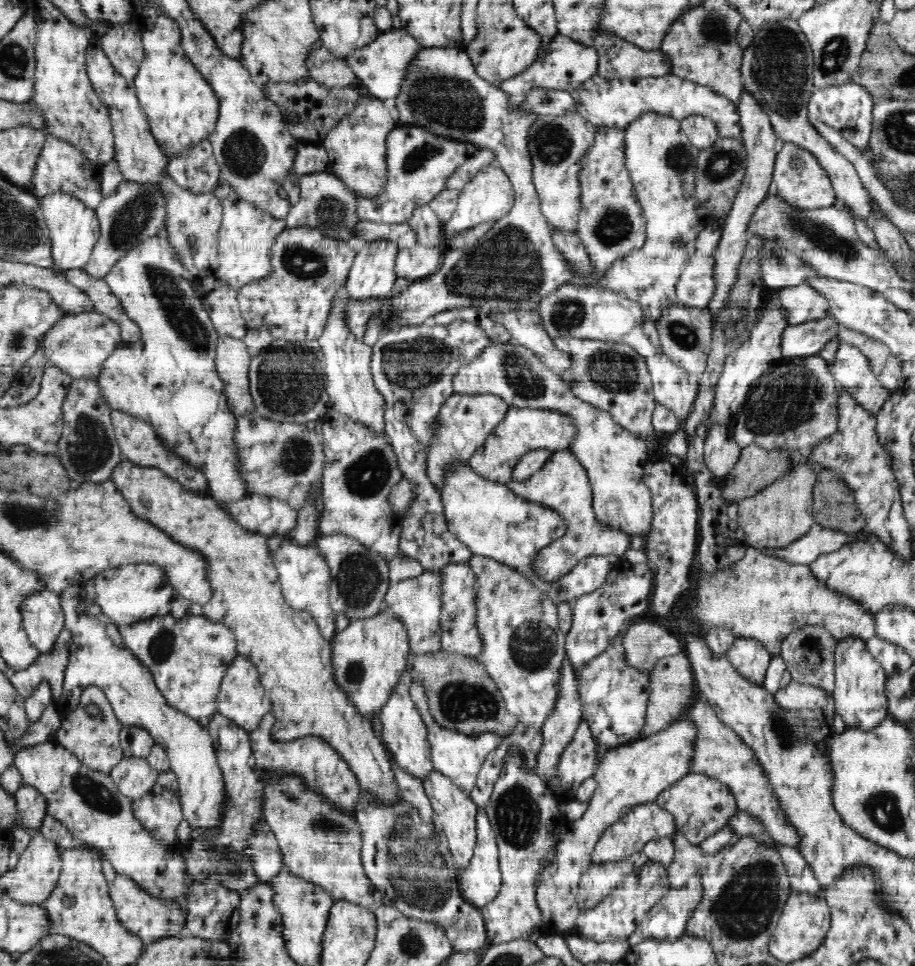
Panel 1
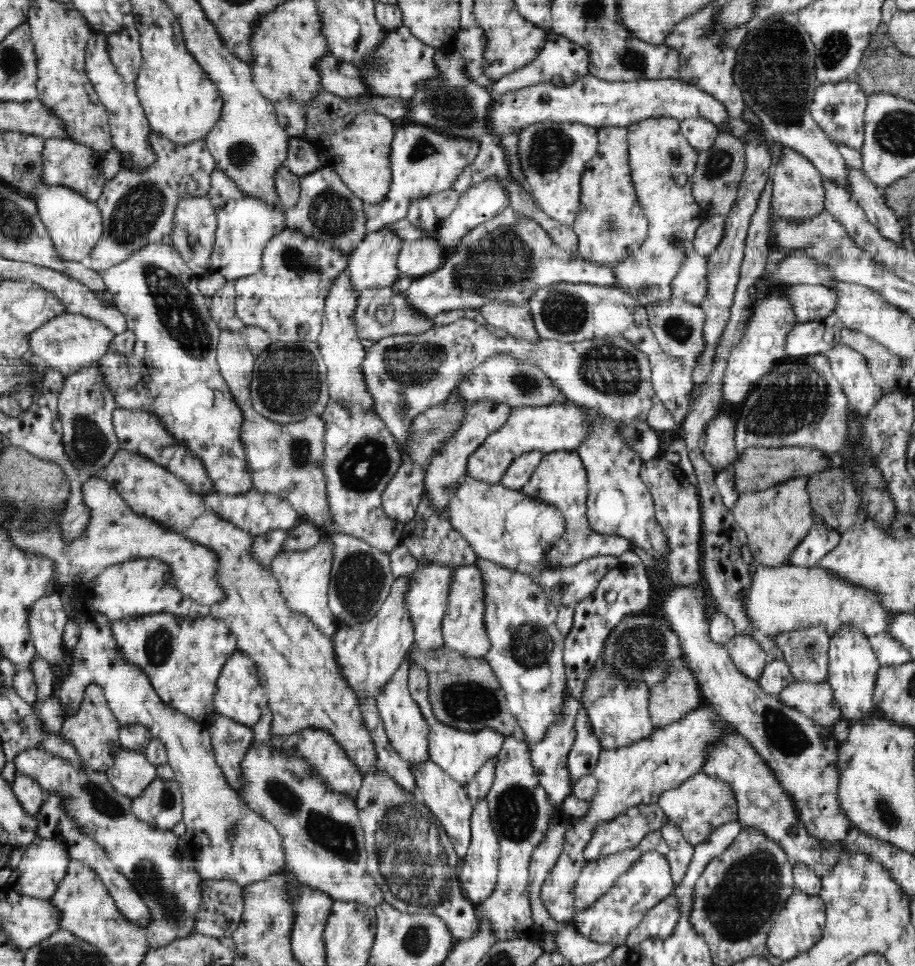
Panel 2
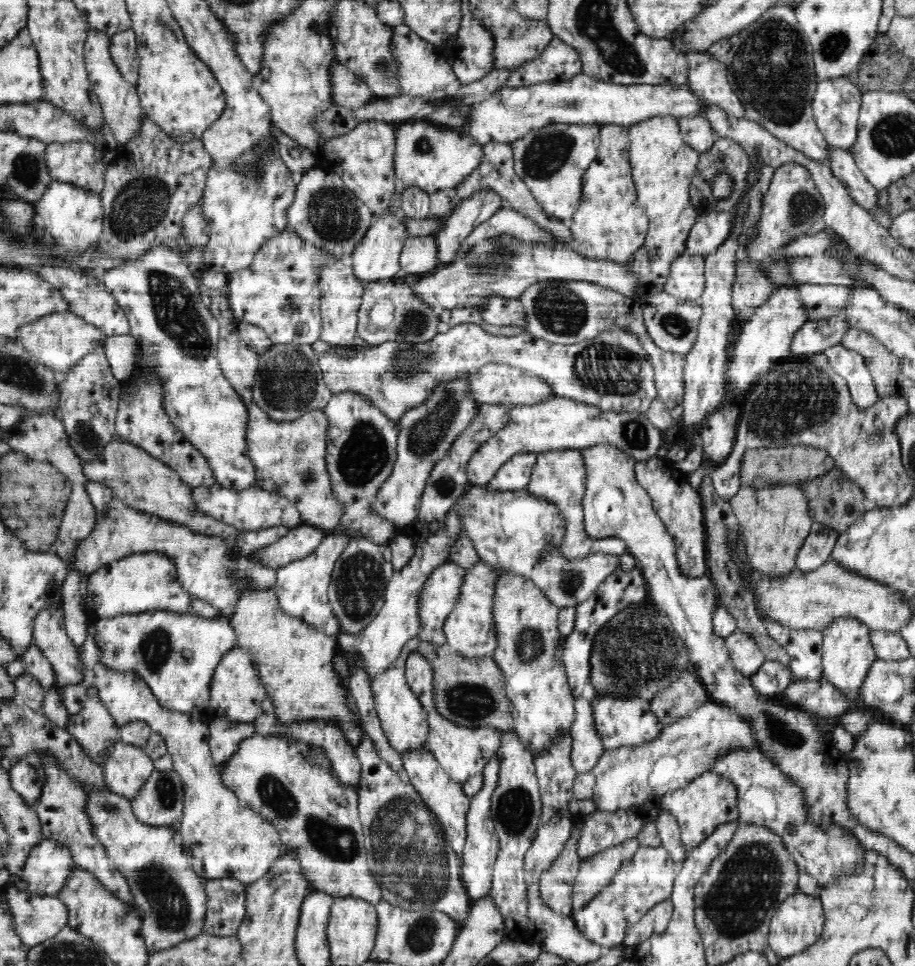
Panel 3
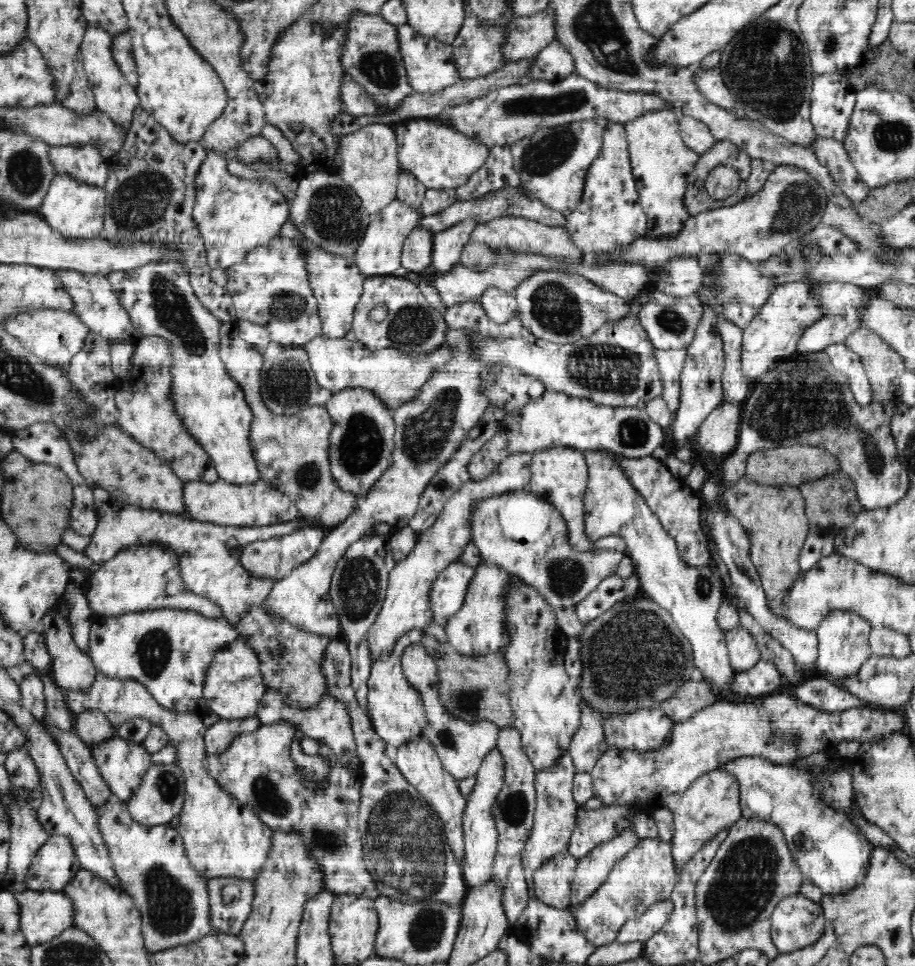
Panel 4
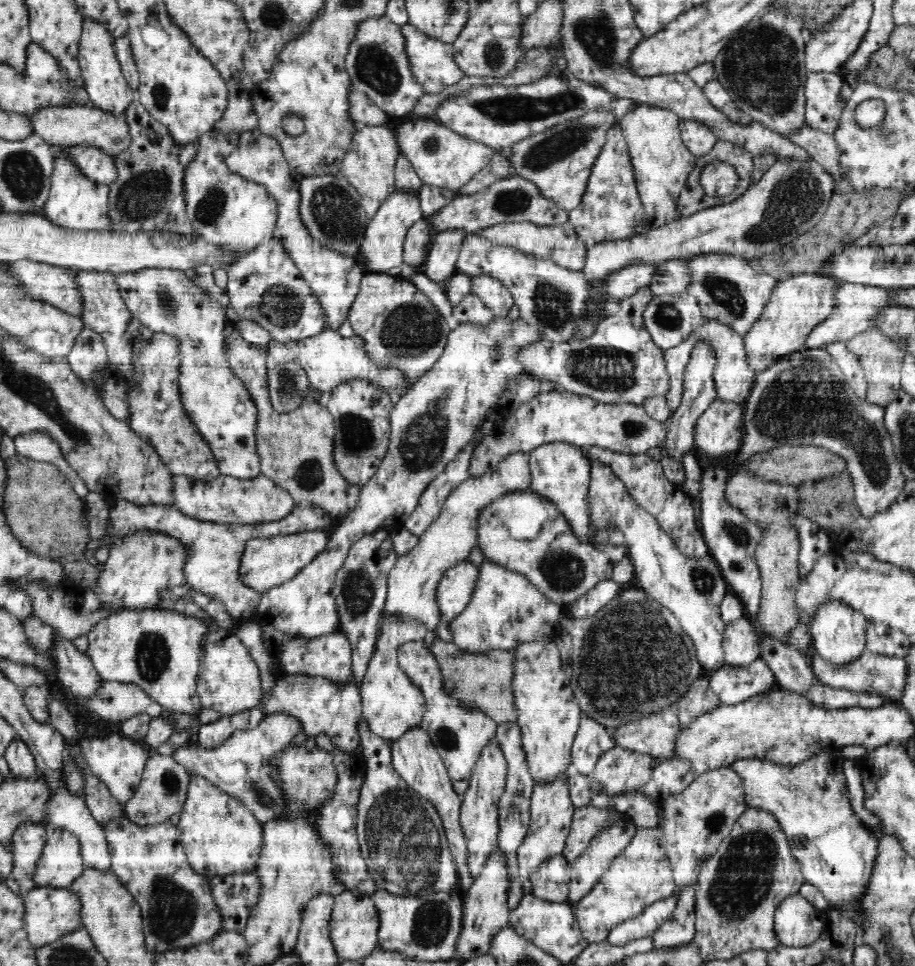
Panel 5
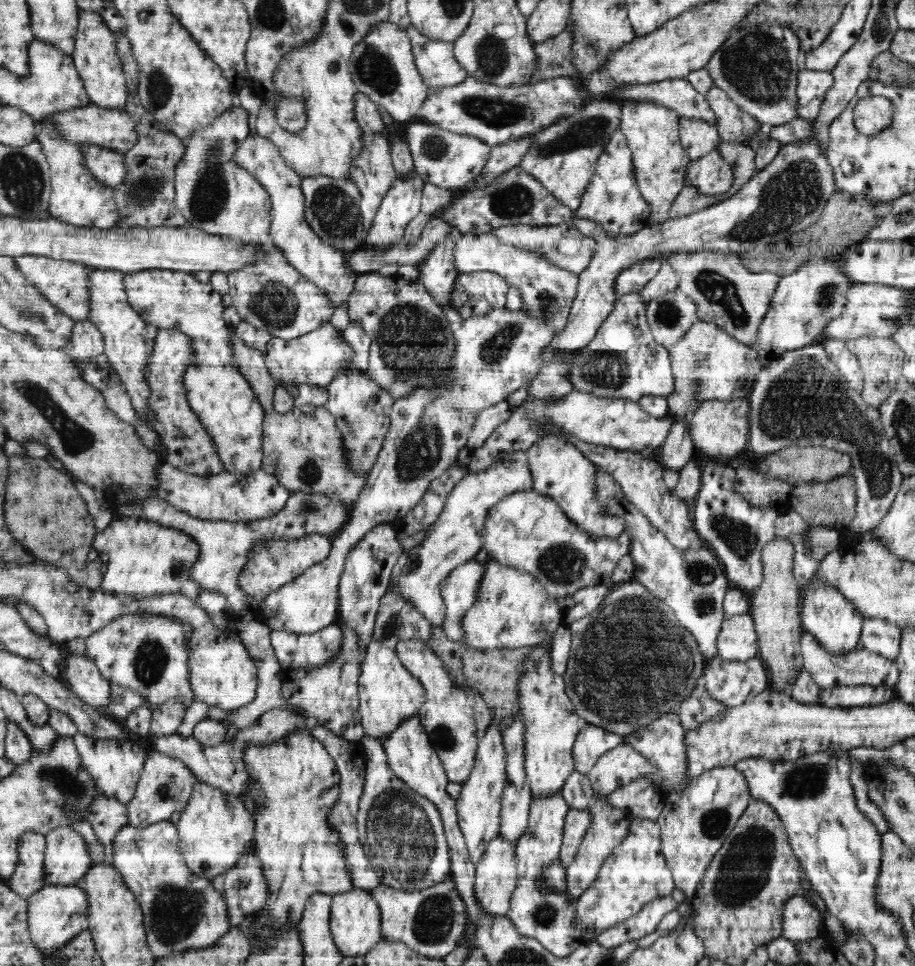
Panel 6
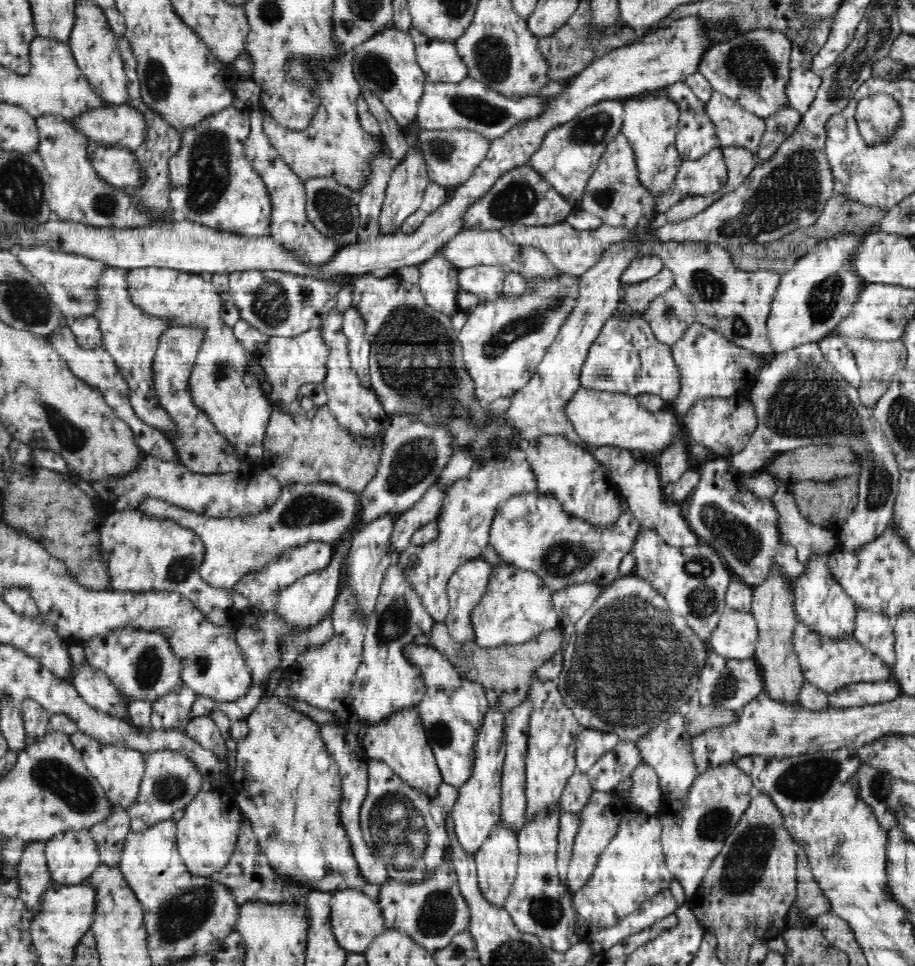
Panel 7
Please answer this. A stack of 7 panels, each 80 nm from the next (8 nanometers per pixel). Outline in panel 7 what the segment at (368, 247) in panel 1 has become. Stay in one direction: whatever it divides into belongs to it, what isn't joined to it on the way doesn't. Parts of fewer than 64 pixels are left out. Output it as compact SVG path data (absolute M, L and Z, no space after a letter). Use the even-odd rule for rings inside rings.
M412 145L406 156L394 164L378 220L380 233L398 231L408 216L421 209L423 194L430 179L424 157L420 154L422 149Z

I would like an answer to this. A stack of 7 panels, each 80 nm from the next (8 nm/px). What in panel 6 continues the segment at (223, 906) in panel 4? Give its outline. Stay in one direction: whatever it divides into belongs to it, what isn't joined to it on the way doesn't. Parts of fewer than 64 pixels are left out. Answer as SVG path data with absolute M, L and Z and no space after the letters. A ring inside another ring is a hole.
M255 849L242 851L236 864L215 876L212 884L225 898L231 927L242 928L246 916L264 908L270 892Z

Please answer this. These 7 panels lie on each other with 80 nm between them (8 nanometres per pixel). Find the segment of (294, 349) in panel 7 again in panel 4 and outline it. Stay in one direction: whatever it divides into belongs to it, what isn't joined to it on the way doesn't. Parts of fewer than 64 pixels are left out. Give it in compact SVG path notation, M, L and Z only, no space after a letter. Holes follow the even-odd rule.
M326 335L317 336L299 347L307 352L320 386L333 394L345 388L362 387L374 393L391 412L418 396L419 388L429 376L451 359L451 350L445 345L445 340L440 348L424 354L407 354L395 348L368 350L359 341L350 341L346 337L330 338Z

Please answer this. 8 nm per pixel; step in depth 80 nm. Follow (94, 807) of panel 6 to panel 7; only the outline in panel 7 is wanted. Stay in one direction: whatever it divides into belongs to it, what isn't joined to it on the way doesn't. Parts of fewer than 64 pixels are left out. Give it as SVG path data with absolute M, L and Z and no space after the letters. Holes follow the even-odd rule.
M116 805L112 806L112 814L106 820L90 826L90 835L98 845L102 865L118 868L122 856L122 844L130 830L130 819L126 808Z

